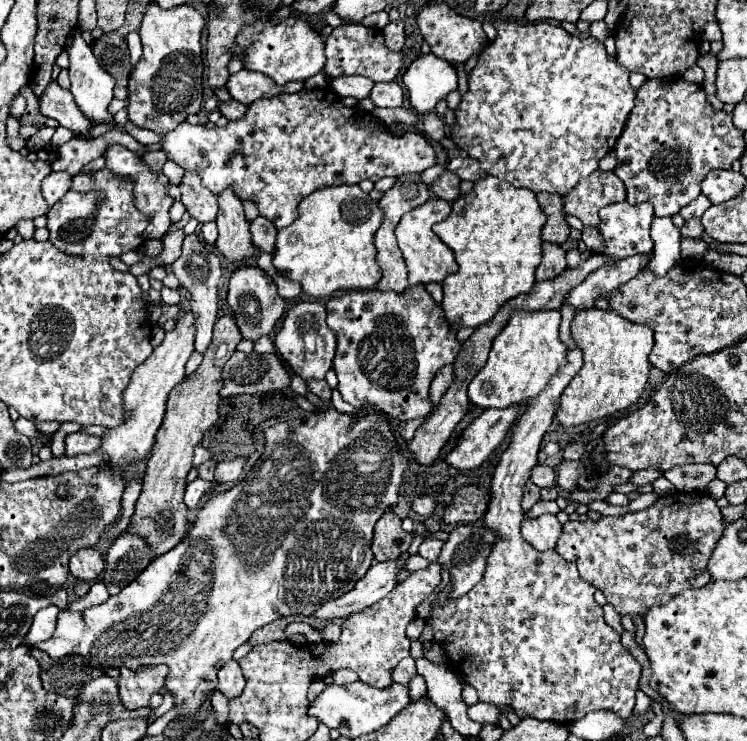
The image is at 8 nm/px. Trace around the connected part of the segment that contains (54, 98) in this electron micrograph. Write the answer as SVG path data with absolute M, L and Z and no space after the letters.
M52 80L48 84L48 88L40 94L38 102L40 102L42 116L58 120L60 126L72 130L76 136L82 136L92 128L92 124L76 108L76 104L72 100L72 92L62 88L56 80Z

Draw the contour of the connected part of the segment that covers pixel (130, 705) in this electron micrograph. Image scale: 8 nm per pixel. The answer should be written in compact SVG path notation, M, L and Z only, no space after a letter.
M146 666L138 670L120 668L118 688L120 700L128 710L138 710L150 704L152 694L164 688L164 680L168 674L168 666Z

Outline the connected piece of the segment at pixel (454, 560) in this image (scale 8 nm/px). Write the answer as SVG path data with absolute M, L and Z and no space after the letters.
M466 524L466 526L458 526L450 532L450 538L444 544L438 562L448 566L450 576L454 580L454 588L452 588L452 594L450 594L452 598L464 596L474 584L480 582L480 578L484 574L484 568L486 568L488 552L492 550L494 542L496 542L496 534L490 528L486 528L484 524Z

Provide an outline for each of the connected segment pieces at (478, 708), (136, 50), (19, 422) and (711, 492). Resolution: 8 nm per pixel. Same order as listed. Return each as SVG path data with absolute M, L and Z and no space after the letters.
M478 702L468 708L468 716L476 720L478 724L498 724L500 714L502 714L500 708L496 708L494 704L484 704L484 702Z
M138 32L128 34L128 48L130 48L132 66L136 66L136 64L140 62L140 56L142 56L142 44L140 44L140 36L138 36Z
M19 417L14 422L14 426L19 433L29 437L30 439L42 436L42 434L35 428L35 424L26 418Z
M715 478L708 484L708 486L706 486L704 492L706 492L706 494L708 494L708 496L710 496L711 498L714 498L714 500L718 500L719 498L724 496L726 486L727 485L724 484L724 482L722 482L718 478Z

